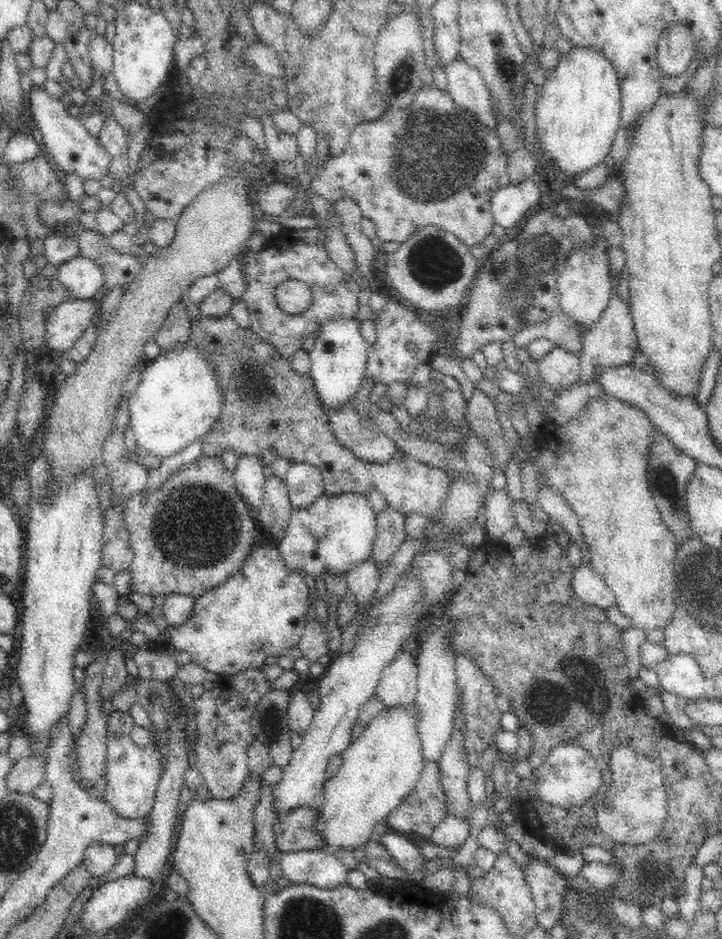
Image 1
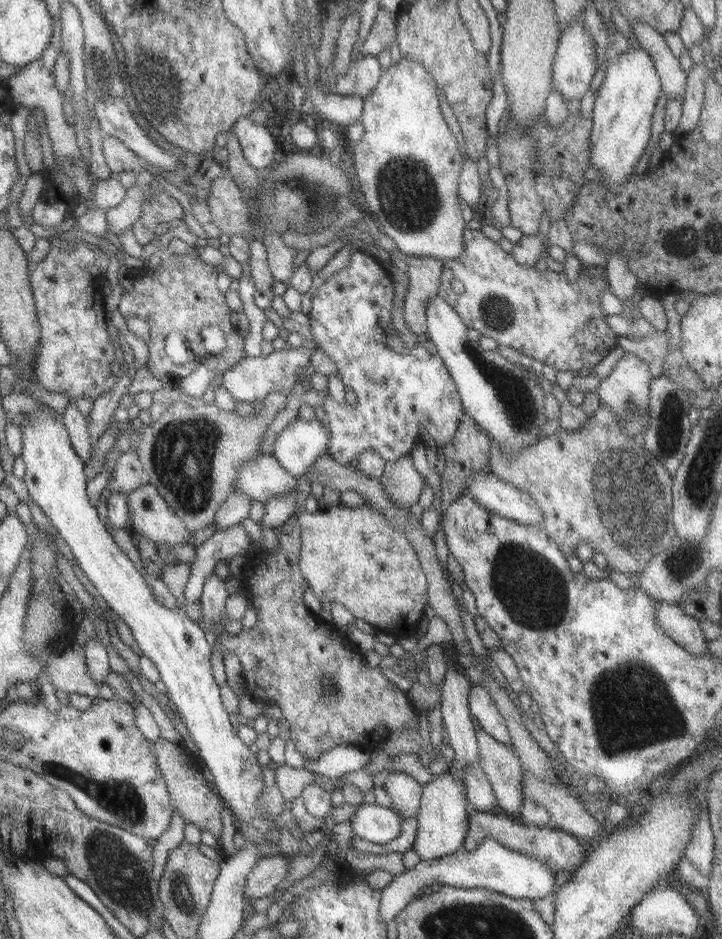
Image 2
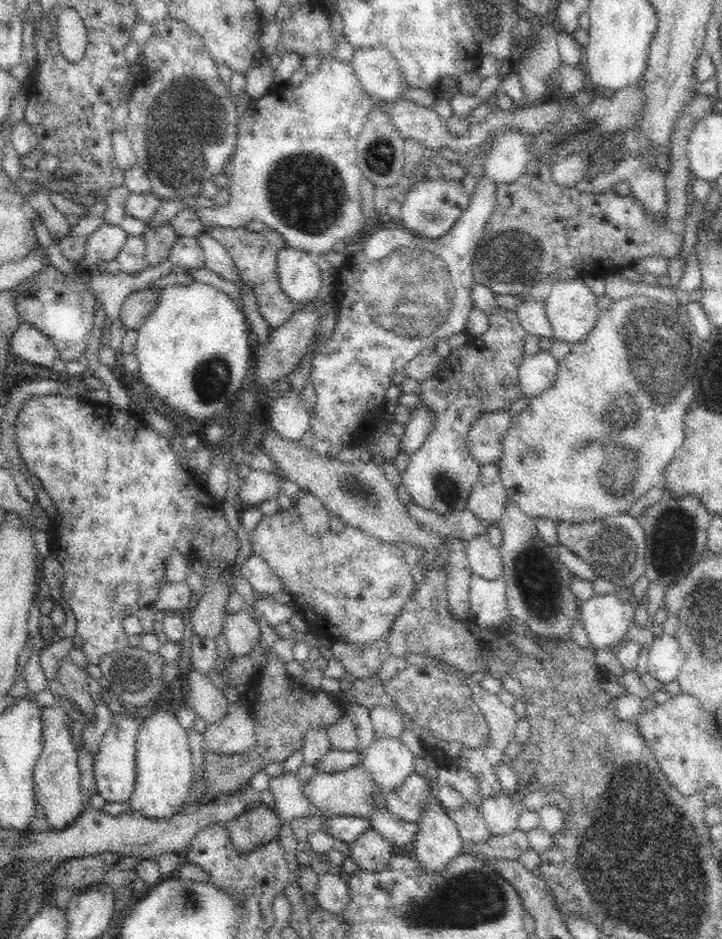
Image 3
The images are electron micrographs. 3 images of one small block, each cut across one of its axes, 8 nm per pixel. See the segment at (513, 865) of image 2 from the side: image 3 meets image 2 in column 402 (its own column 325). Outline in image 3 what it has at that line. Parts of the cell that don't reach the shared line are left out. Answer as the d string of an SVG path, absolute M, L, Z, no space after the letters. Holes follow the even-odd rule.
M322 874L318 878L316 902L328 912L342 912L349 902L348 879L344 874Z

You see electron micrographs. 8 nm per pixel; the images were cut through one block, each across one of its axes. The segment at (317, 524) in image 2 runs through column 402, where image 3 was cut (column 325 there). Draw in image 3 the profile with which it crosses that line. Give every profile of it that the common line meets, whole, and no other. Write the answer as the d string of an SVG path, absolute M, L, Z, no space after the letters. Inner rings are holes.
M294 506L284 509L283 513L264 516L249 533L249 540L252 554L263 558L272 572L283 580L289 592L294 594L298 612L304 616L308 628L318 637L330 639L332 642L342 641L354 647L358 653L364 647L387 639L393 624L400 618L416 588L410 565L399 545L382 542L356 527L348 526L338 534L328 531L322 538L310 537L304 531L304 525Z

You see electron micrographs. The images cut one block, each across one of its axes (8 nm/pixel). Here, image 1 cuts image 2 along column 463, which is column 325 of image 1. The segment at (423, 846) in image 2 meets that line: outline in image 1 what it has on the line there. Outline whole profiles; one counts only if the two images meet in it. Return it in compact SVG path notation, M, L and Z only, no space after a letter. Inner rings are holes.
M398 703L388 707L382 712L376 713L374 718L363 727L363 731L357 740L341 754L342 768L334 774L328 784L323 785L325 804L322 812L319 811L317 830L327 841L329 851L336 849L352 850L368 844L372 840L372 834L377 824L383 823L387 817L416 788L420 774L427 763L424 759L422 739L420 739L420 724L422 713L418 711L416 704Z

